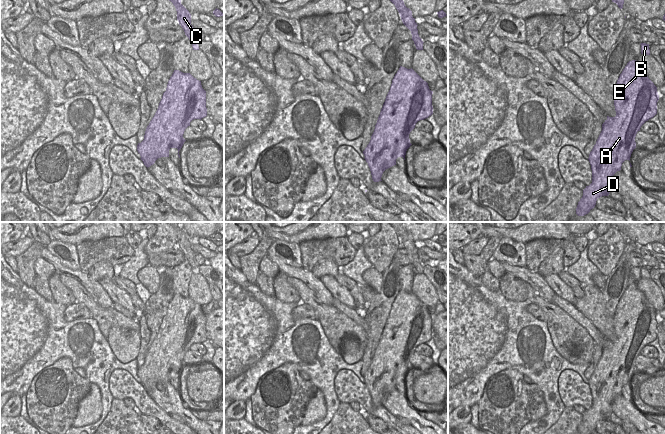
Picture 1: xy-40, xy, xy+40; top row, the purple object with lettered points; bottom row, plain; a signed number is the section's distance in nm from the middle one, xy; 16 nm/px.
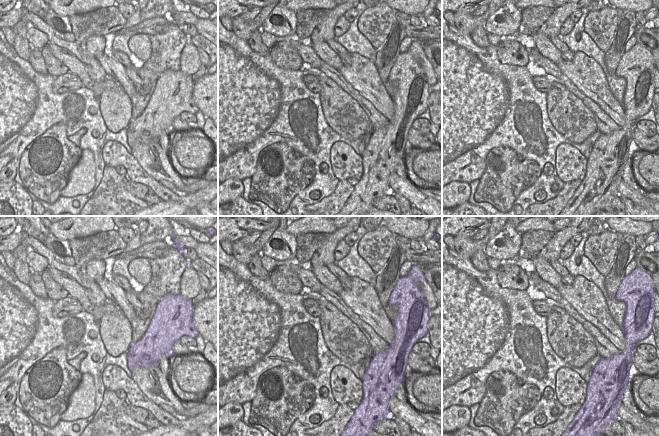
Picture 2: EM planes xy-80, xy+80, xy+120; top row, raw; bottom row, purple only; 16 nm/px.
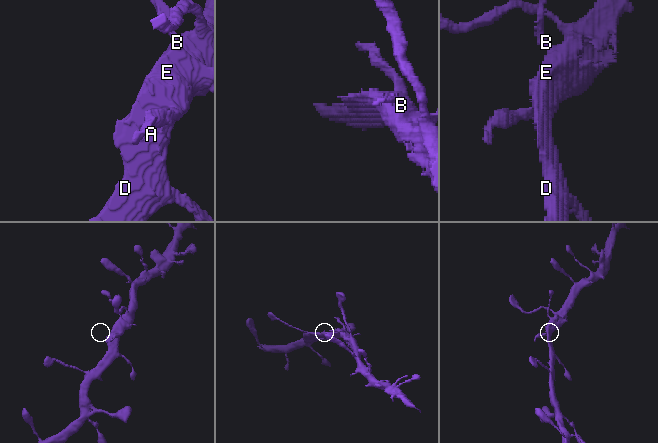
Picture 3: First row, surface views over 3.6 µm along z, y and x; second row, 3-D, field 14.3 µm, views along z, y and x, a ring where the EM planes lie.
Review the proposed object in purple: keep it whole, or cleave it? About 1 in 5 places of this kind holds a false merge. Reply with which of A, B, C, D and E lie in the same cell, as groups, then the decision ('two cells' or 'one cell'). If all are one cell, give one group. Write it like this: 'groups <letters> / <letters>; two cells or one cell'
groups A B C D E; one cell

